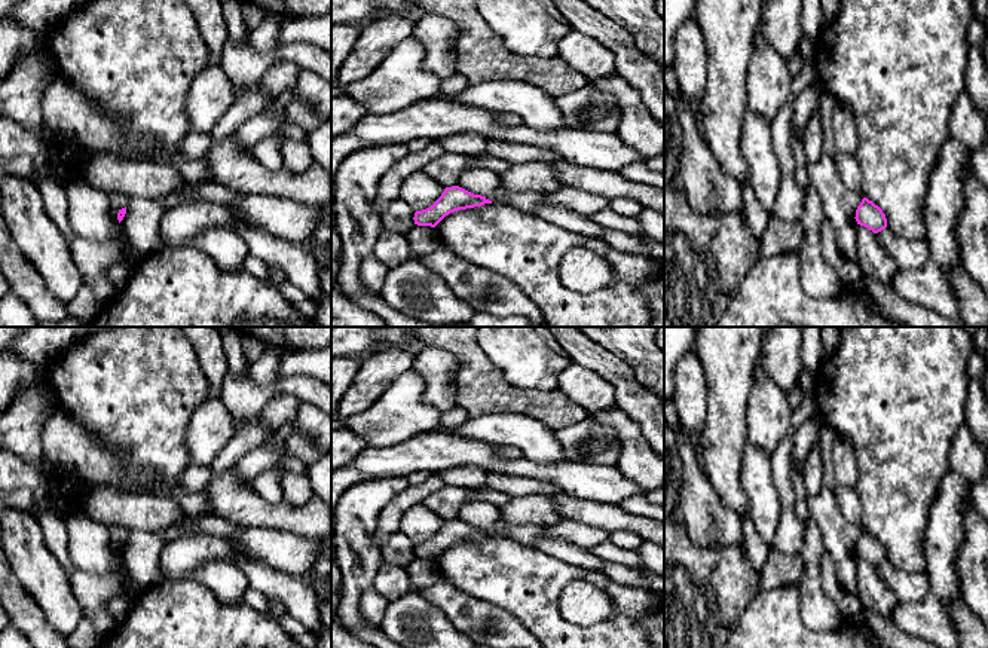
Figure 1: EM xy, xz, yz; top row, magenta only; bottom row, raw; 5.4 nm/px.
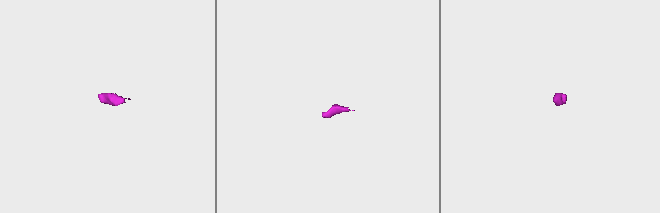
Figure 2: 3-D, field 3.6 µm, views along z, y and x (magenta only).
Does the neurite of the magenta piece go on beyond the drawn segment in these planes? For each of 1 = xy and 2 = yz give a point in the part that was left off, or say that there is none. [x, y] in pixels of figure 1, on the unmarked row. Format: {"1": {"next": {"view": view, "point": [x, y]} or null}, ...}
{"1": {"next": null}, "2": {"next": null}}

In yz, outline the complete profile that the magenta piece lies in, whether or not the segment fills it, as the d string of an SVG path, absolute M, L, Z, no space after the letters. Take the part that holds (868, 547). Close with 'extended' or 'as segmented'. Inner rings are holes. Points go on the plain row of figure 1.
M863 531L856 542L856 554L860 559L868 560L874 566L881 565L887 560L887 551L883 542L868 531Z; as segmented

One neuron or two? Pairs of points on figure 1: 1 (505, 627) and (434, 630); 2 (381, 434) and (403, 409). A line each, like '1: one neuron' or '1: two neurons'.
1: two neurons
2: one neuron

